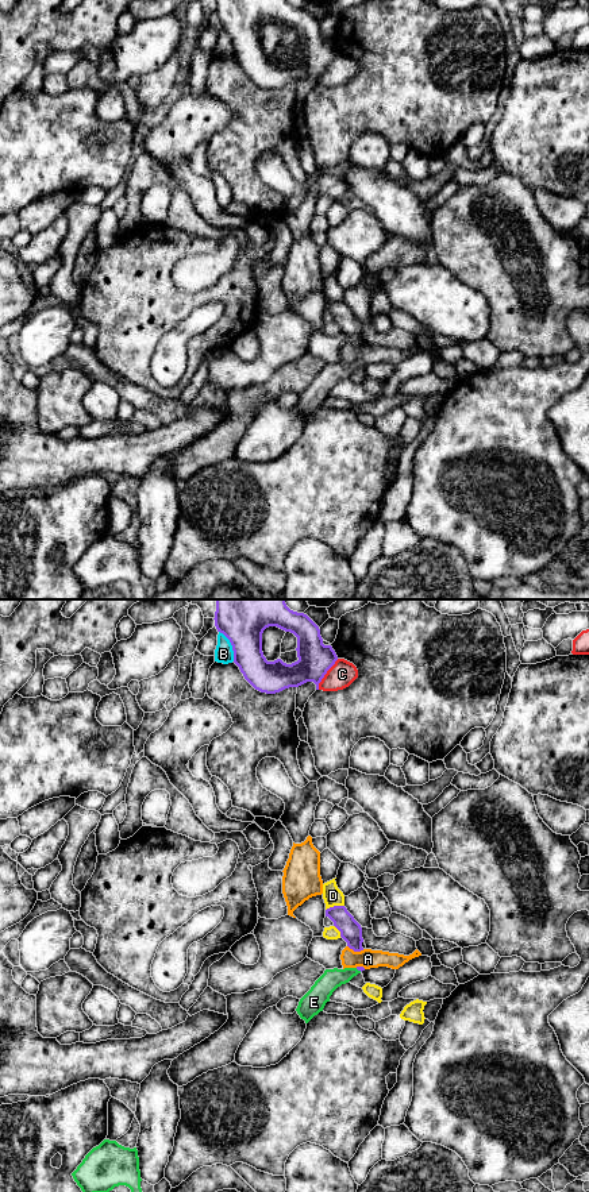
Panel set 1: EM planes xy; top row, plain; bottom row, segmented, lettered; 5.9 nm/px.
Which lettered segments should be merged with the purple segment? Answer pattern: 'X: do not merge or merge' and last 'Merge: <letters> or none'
A: do not merge
B: do not merge
C: do not merge
D: do not merge
E: merge
Merge: E

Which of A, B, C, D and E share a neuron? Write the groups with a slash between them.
A / B / C / D / E

